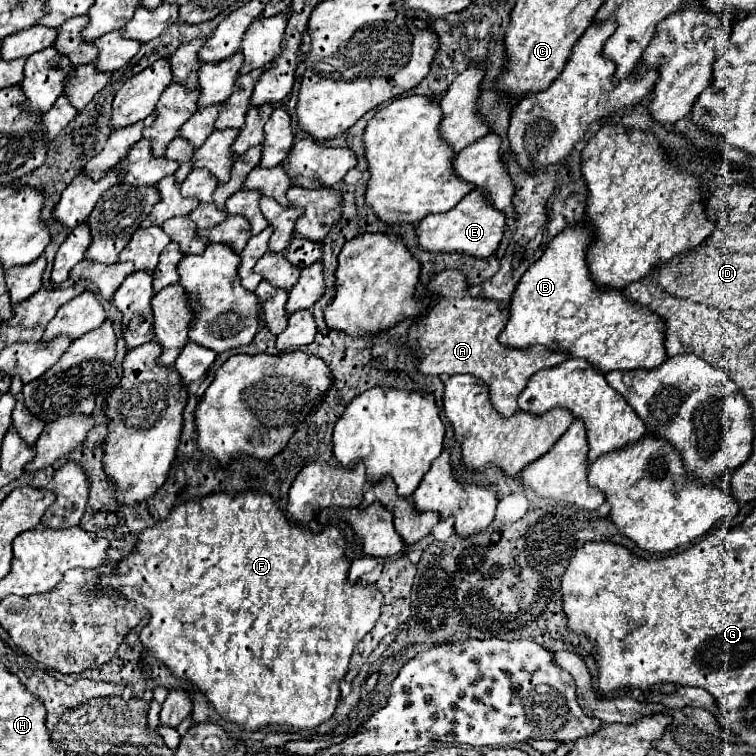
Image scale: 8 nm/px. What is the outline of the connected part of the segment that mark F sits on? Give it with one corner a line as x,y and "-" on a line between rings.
211,493
209,497
177,505
167,519
139,533
137,563
127,565
129,571
127,575
123,575
123,585
117,591
129,601
135,601
137,607
143,607
149,615
149,623
139,633
143,647
151,651
151,655
155,655
173,675
189,679
223,719
237,723
245,731
257,731
267,725
283,725
289,731
315,729
333,717
333,711
339,701
339,683
349,669
351,653
355,645
375,627
379,619
379,607
383,605
383,595
373,585
367,585
363,581
355,585
347,581
349,561
343,555
345,539
337,527
327,527
321,533
311,533
293,523
291,529
289,521
285,519
285,513
279,511
277,505
267,511
263,505
275,503
269,495
263,493
241,493
237,497
229,497
225,493

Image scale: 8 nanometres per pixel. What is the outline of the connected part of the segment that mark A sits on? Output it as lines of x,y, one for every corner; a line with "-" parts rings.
455,269
443,271
435,281
427,285
427,289
433,293
433,307
427,311
425,317
417,319
409,327
409,347
419,353
419,363
417,371
423,375
459,375
459,373
469,373
477,379
481,379
489,387
489,399
497,413
501,417
511,417
517,411
517,397
531,379
541,369
551,369
567,359
567,353
559,351
549,351
543,347
531,347
531,349
509,349
499,343
499,331
507,323
507,309
501,309
495,305
495,301
483,299
483,297
471,297
467,291
465,275

